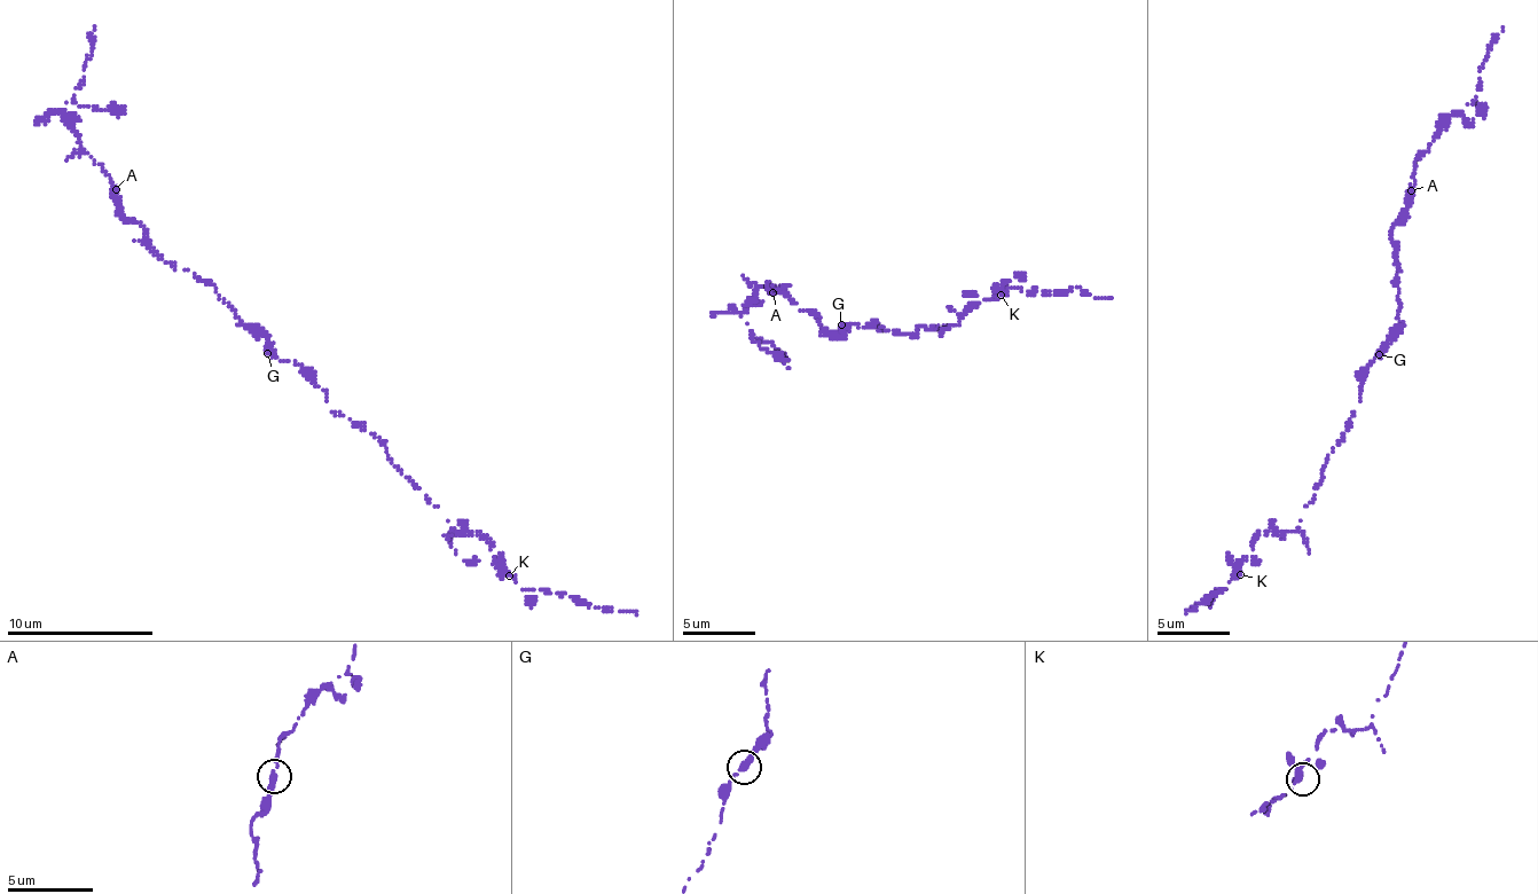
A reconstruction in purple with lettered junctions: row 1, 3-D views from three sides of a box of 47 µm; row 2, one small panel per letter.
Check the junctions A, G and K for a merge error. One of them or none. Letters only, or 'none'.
none

